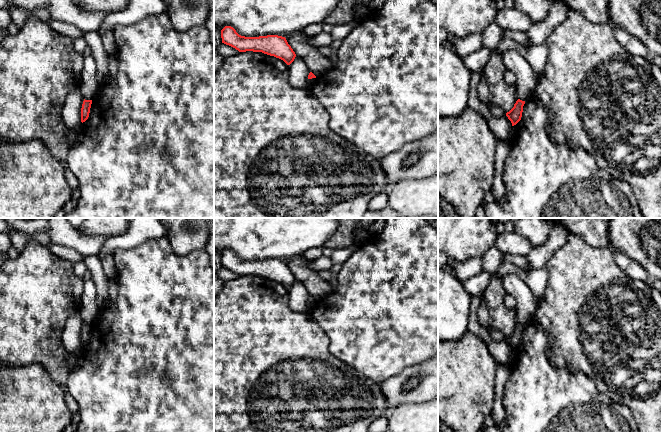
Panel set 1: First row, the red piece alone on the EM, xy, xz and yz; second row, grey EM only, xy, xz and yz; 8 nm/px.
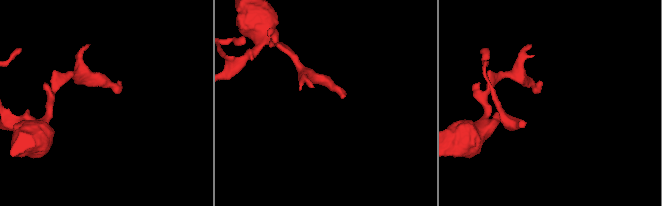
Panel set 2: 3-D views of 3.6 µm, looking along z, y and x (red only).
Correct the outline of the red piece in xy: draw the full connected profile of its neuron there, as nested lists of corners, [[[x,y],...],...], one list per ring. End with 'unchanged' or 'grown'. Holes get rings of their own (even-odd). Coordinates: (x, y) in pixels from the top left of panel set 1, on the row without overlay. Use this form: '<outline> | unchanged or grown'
[[[85,324],[83,325],[82,332],[81,332],[81,346],[85,346],[90,337],[90,332],[91,332],[92,324]]] | unchanged

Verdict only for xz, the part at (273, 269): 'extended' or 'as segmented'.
as segmented

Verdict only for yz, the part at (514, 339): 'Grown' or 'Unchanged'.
Unchanged

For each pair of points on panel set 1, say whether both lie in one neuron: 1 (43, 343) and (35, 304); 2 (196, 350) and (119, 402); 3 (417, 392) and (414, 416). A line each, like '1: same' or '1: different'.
1: same
2: same
3: different

